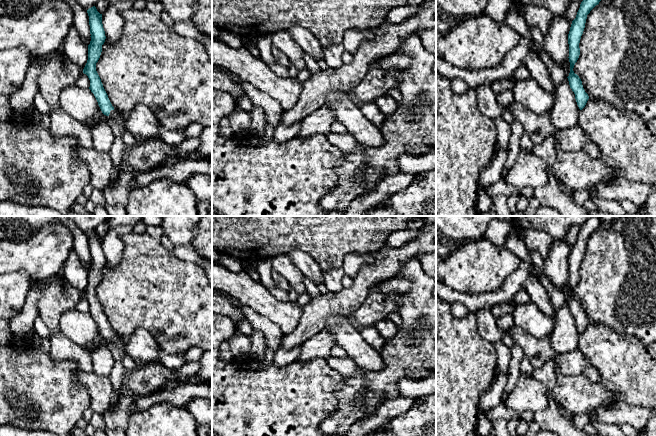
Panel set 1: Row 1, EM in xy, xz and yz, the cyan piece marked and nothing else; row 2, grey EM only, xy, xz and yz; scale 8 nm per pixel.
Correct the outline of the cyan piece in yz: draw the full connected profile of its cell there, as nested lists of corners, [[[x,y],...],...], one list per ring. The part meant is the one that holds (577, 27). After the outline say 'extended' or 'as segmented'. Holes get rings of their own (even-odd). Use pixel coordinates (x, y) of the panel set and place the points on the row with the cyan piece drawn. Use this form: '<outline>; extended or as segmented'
[[[583,0],[581,2],[576,18],[572,21],[568,34],[570,73],[567,78],[570,88],[575,94],[575,99],[580,110],[585,107],[589,96],[583,88],[581,79],[574,73],[573,68],[580,55],[579,43],[585,28],[587,15],[600,1],[601,0]]]; as segmented

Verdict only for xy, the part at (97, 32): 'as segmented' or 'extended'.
extended

